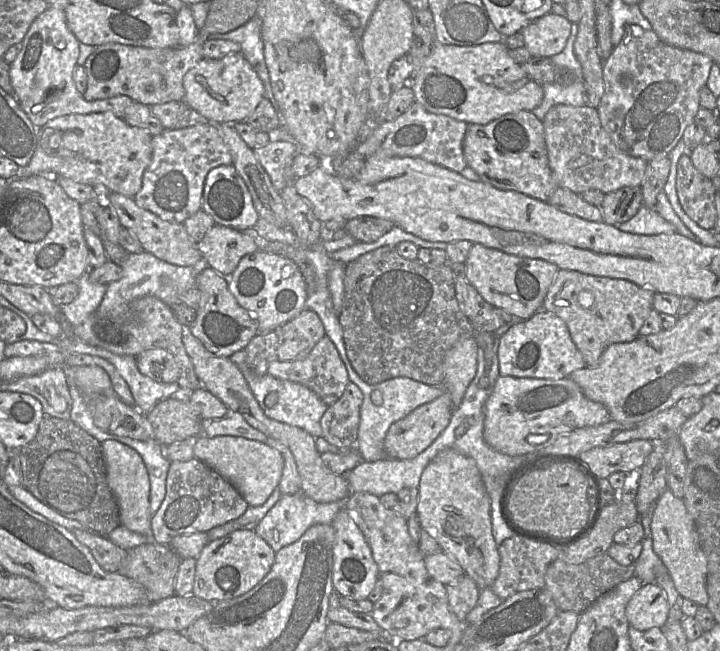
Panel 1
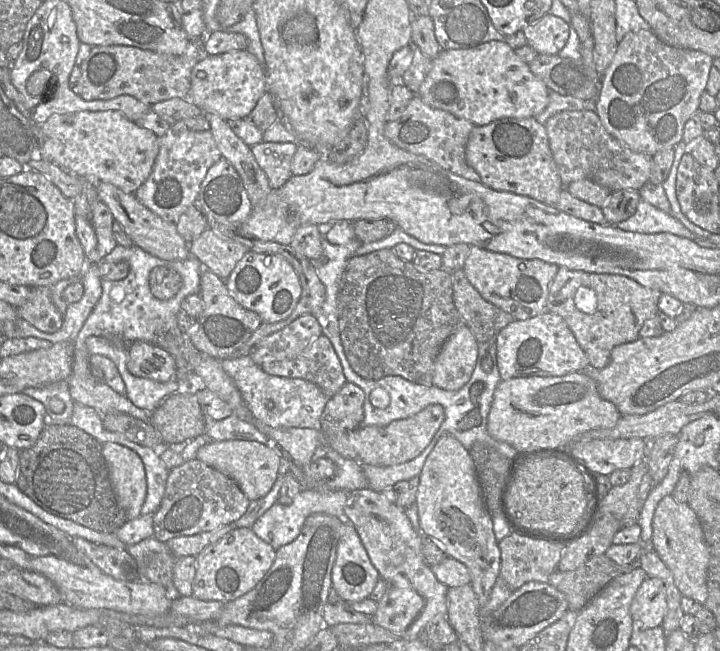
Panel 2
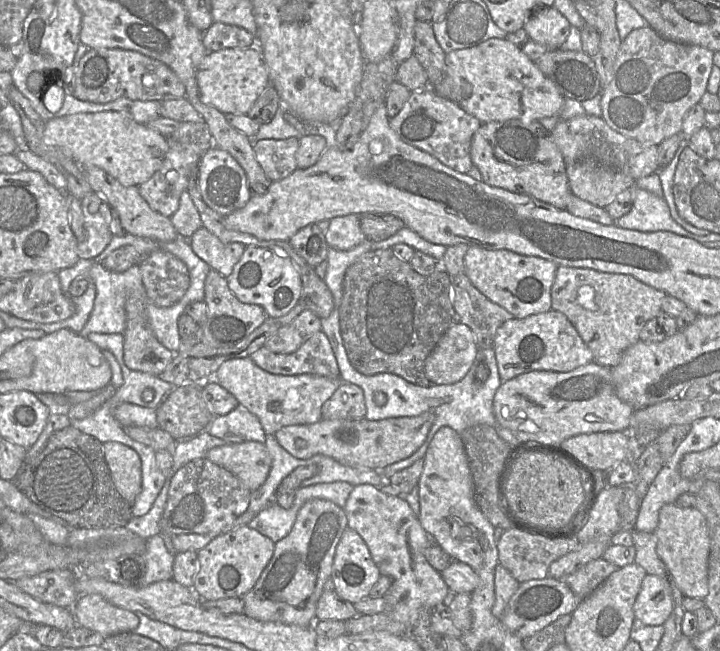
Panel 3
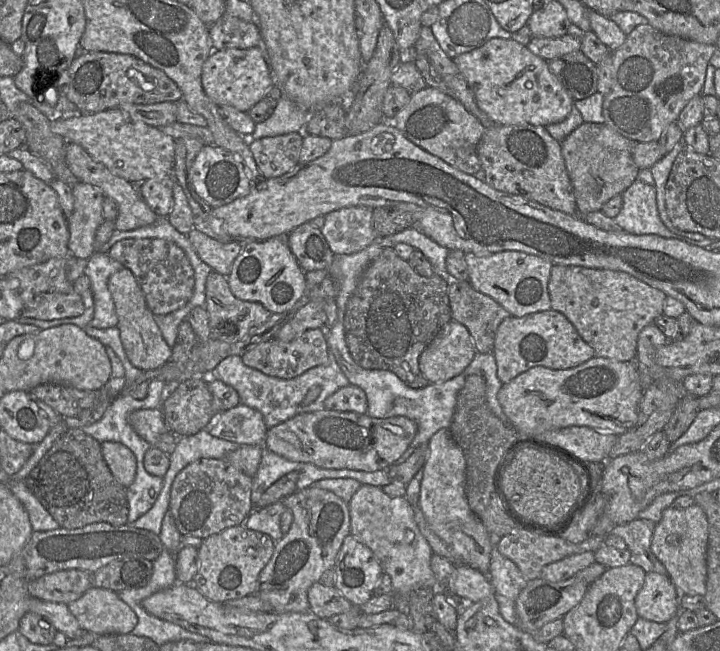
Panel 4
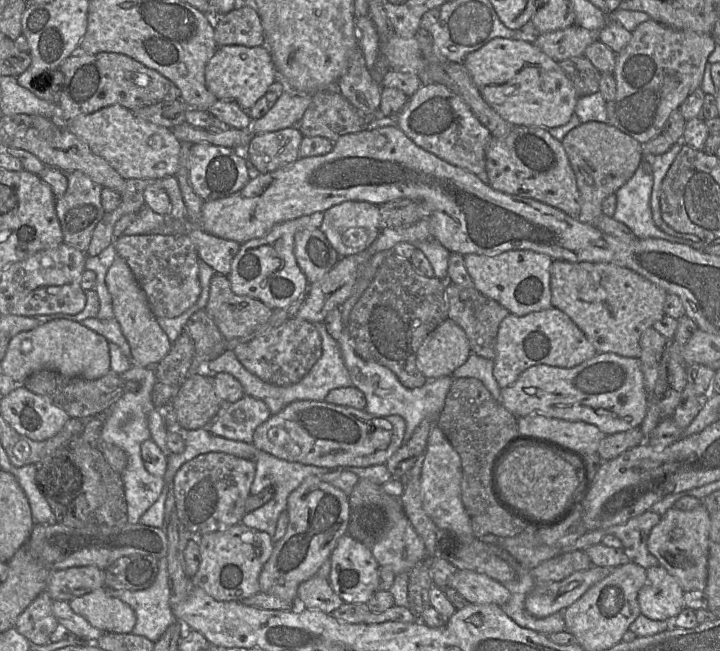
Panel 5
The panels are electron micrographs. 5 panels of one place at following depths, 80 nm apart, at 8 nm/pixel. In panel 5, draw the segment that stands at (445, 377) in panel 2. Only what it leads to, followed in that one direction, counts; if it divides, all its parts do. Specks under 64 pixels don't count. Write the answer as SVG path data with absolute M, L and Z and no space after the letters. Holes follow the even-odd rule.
M450 319L443 321L418 349L416 365L427 380L452 376L472 354L464 330Z

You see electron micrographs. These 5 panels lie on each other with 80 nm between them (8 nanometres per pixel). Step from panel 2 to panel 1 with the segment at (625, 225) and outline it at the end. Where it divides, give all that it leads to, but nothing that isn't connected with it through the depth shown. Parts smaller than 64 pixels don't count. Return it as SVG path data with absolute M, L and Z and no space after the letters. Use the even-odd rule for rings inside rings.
M644 205L630 220L615 226L623 232L638 235L673 234L676 232L674 225L662 218L655 209Z

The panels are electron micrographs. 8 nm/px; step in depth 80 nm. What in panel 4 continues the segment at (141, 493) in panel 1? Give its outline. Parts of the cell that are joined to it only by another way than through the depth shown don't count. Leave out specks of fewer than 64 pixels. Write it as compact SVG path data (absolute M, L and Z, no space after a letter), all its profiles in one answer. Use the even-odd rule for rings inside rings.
M102 442L104 458L115 478L126 488L135 480L137 458L135 454L120 442Z

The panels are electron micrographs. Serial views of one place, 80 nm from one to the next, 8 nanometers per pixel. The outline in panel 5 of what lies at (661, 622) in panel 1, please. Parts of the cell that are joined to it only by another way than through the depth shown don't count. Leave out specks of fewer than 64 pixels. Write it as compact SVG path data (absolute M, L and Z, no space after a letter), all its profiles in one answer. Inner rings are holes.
M661 565L647 569L645 583L640 589L637 599L642 615L655 621L670 621L671 626L674 618L685 608L684 590L677 579Z

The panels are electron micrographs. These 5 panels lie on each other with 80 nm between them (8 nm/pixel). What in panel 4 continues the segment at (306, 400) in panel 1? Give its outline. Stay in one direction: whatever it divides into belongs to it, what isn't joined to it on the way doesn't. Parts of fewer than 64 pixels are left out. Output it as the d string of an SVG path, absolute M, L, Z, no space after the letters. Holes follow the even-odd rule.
M330 350L328 361L324 365L311 368L292 379L268 376L246 366L238 355L228 356L223 359L217 367L211 371L210 377L212 379L219 379L233 387L239 394L240 403L256 409L262 414L267 428L274 427L300 413L325 409L325 399L338 389L350 384ZM315 385L319 385L322 388L319 396L314 401L305 403L308 390Z

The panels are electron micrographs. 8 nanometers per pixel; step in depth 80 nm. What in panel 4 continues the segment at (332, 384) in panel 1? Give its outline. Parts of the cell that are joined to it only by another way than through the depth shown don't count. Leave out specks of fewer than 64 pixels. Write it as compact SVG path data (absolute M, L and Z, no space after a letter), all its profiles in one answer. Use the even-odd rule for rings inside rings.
M315 328L305 331L296 339L283 342L275 337L261 342L241 356L243 363L268 376L282 379L295 378L307 370L324 365L328 361L329 347L324 328Z

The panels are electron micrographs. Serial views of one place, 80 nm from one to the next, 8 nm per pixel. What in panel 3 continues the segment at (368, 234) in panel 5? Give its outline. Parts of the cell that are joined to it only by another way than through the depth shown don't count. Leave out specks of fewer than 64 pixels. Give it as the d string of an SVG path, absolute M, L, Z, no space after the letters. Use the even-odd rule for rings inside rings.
M356 214L331 218L324 236L329 247L340 251L349 250L366 240L360 227L360 215Z

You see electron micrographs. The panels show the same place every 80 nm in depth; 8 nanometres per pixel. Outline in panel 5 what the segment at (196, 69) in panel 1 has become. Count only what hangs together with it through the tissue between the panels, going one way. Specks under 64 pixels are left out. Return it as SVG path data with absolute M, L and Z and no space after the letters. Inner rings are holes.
M243 45L220 46L205 68L207 89L217 99L234 101L245 111L251 109L278 78L271 53L265 45L256 47Z

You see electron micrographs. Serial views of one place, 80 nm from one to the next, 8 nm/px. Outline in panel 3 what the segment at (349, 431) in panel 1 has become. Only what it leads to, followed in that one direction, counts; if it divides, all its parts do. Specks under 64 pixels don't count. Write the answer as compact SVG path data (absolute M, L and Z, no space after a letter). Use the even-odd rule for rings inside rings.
M342 383L322 405L321 416L325 420L361 419L366 414L363 390L352 383Z

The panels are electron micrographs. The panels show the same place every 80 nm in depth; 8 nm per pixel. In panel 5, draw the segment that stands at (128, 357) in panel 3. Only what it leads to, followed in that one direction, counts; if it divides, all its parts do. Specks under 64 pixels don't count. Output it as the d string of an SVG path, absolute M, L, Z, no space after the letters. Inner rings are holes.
M117 256L109 267L106 286L112 298L114 318L127 339L135 365L155 367L171 350L172 344L152 312L146 295L126 261Z

